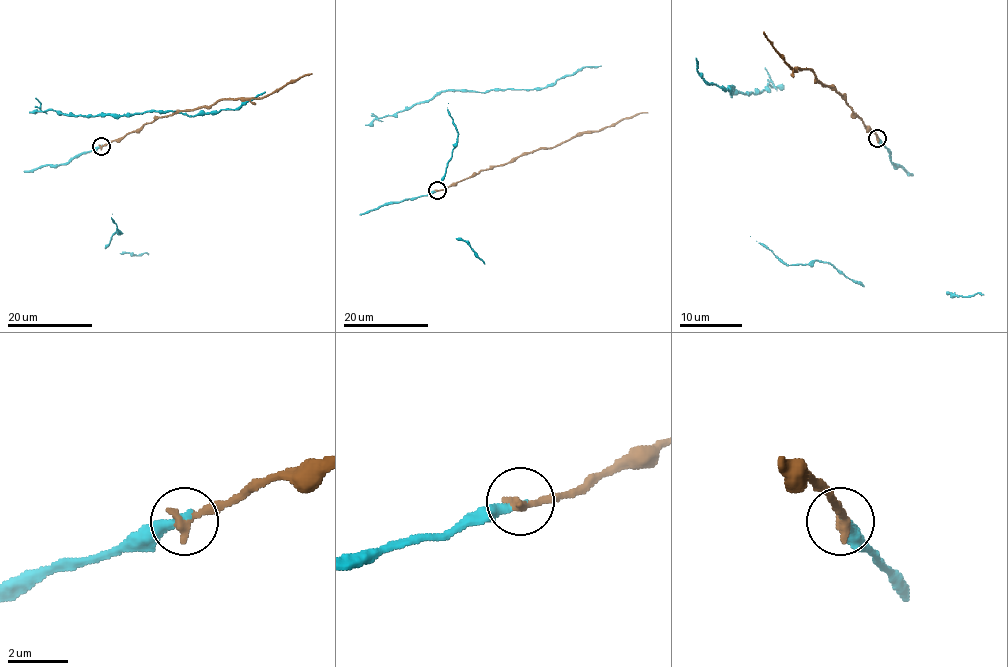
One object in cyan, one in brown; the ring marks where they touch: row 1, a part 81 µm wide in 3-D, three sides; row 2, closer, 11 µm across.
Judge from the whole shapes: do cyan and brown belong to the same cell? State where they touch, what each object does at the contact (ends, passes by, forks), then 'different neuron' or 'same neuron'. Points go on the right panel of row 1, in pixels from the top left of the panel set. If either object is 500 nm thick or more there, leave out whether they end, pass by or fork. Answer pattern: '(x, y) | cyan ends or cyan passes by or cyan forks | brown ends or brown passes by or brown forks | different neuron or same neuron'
(877, 138) | cyan ends | brown ends | same neuron

